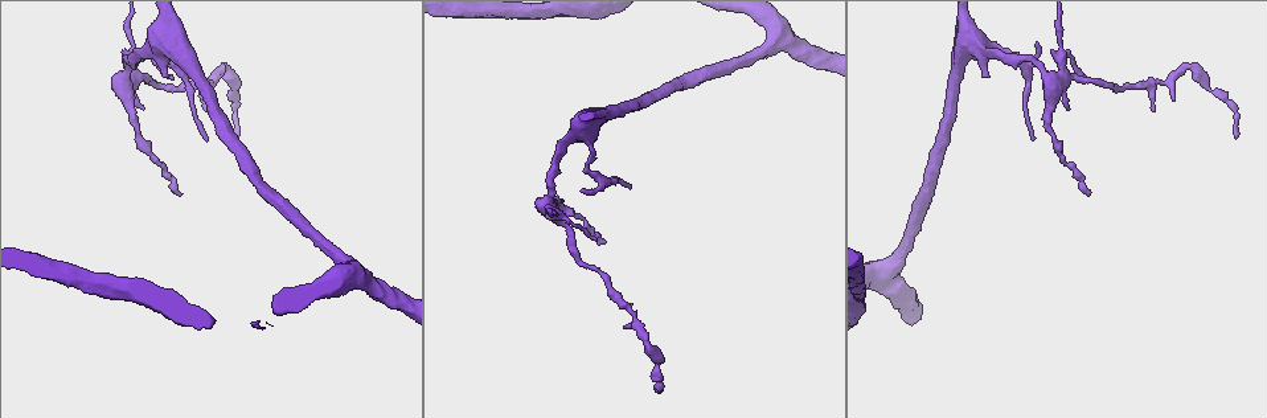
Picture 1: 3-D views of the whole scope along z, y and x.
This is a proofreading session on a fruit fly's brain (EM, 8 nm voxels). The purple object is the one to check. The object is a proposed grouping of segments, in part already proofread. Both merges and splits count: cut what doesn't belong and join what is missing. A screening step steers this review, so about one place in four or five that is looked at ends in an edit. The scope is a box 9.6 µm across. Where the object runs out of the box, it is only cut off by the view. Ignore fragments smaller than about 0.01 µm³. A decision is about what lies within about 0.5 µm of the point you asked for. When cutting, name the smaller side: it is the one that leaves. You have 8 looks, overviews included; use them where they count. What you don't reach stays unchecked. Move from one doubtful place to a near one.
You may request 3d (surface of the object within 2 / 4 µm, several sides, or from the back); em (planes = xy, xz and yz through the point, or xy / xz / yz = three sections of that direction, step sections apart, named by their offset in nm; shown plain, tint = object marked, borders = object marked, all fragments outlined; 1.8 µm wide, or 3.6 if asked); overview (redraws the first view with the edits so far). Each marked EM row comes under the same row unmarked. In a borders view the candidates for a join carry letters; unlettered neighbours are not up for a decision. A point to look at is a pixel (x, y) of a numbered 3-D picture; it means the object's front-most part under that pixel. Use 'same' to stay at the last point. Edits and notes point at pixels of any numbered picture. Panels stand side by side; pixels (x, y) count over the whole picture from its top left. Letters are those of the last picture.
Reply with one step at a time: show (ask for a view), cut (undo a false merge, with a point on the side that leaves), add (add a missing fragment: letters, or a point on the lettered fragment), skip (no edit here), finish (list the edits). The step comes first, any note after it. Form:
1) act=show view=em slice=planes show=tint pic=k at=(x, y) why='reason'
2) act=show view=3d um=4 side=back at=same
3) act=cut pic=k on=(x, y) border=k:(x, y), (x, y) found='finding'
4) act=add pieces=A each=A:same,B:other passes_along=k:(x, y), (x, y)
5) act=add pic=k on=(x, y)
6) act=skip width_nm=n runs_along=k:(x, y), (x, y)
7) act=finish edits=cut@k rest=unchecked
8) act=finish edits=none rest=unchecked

act=show view=em um=3.6 slice=planes show=borders pic=1 at=(132, 79) why='abrupt turn'

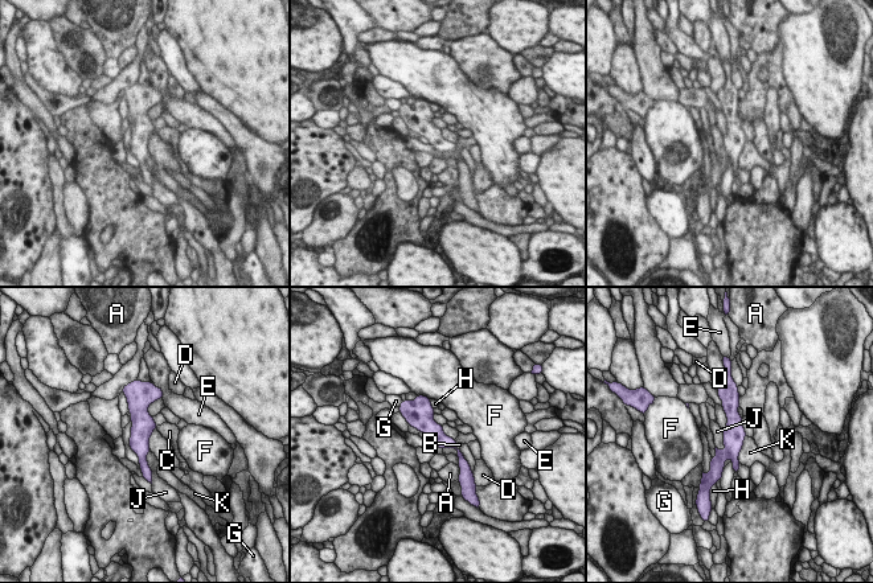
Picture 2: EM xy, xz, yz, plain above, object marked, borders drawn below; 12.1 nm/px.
act=skip each=A:other,B:other,C:other,D:other,E:other,F:other,G:other,H:other,J:other,K:other border=2:(746, 436), (738, 462) found='one neuron here'

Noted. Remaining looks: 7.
act=show view=em slice=planes show=borders pic=1 at=(1088, 195) why='tapers out'

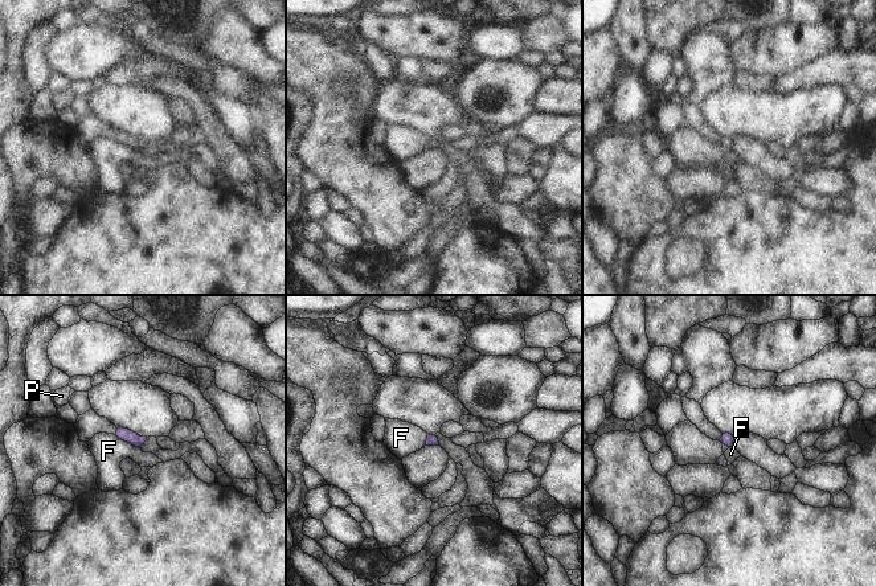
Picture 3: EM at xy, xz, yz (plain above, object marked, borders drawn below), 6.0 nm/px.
act=skip each=F:other,P:other border=3:(111, 434), (139, 447) found='no lettered fragment goes on from it'

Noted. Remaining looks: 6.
act=show view=3d um=2 pic=1 at=(168, 75) why='free end'

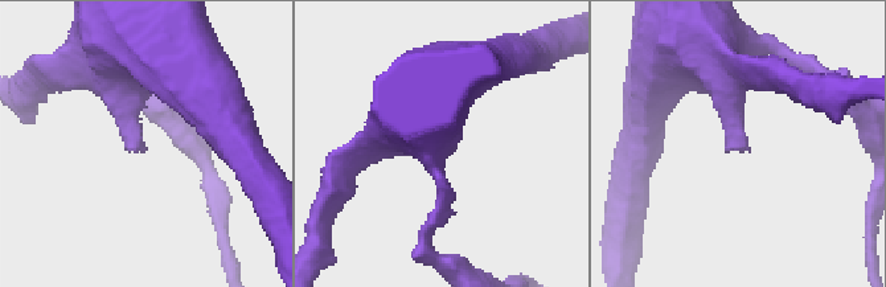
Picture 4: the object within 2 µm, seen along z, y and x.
act=show view=em slice=planes show=borders pic=4 at=(142, 151) why='now the EM'

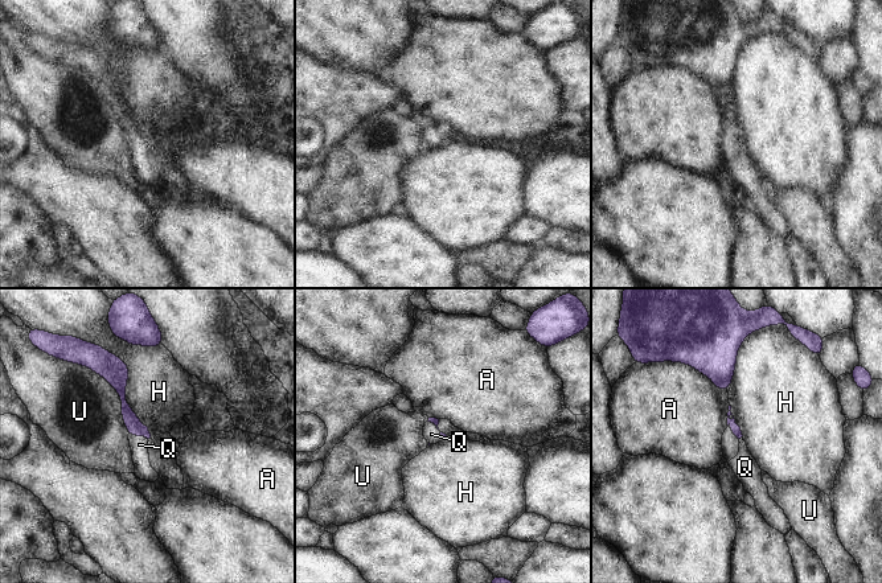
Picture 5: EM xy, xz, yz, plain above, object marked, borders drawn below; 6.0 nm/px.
act=add pieces=Q each=A:other,H:other,Q:same,U:other passes_along=5:(135, 427), (138, 435), (139, 444) found='it goes on there'

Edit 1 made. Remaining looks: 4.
act=finish edits=add@5 rest=unchecked

